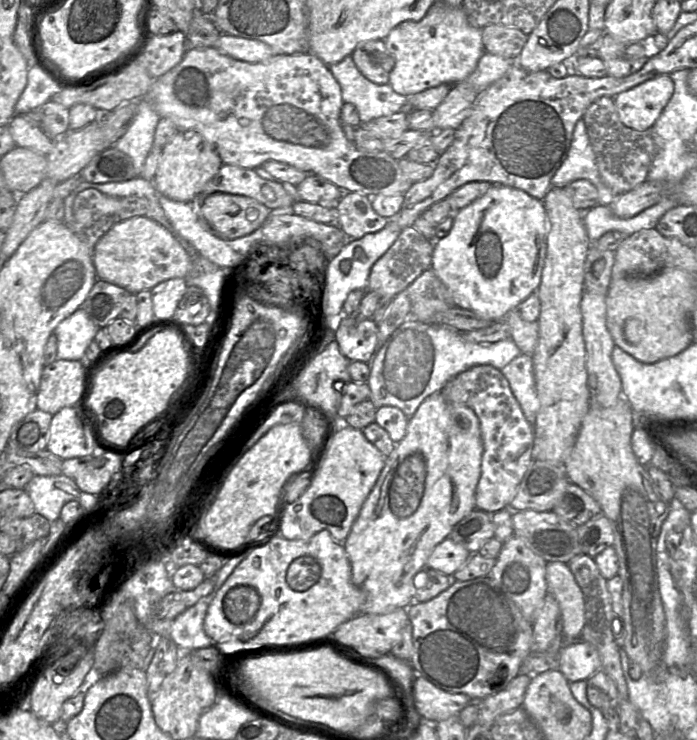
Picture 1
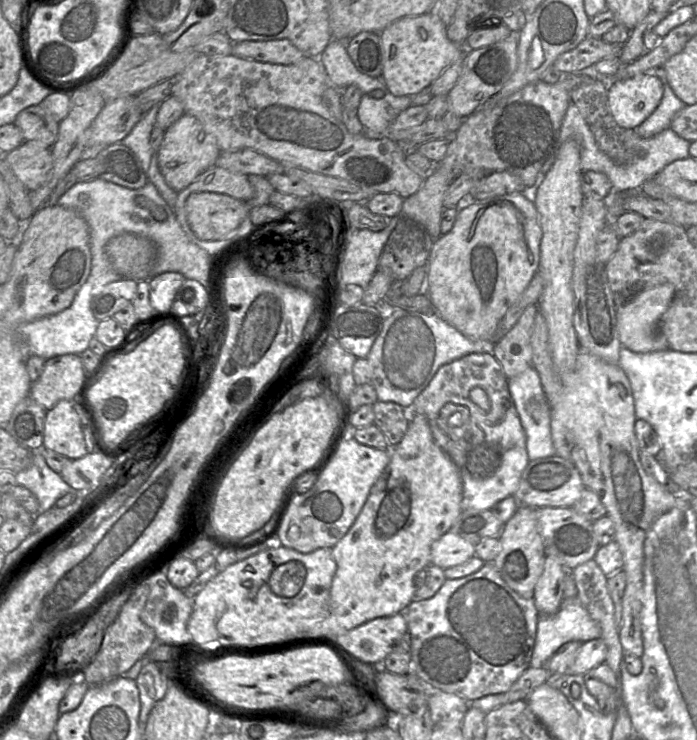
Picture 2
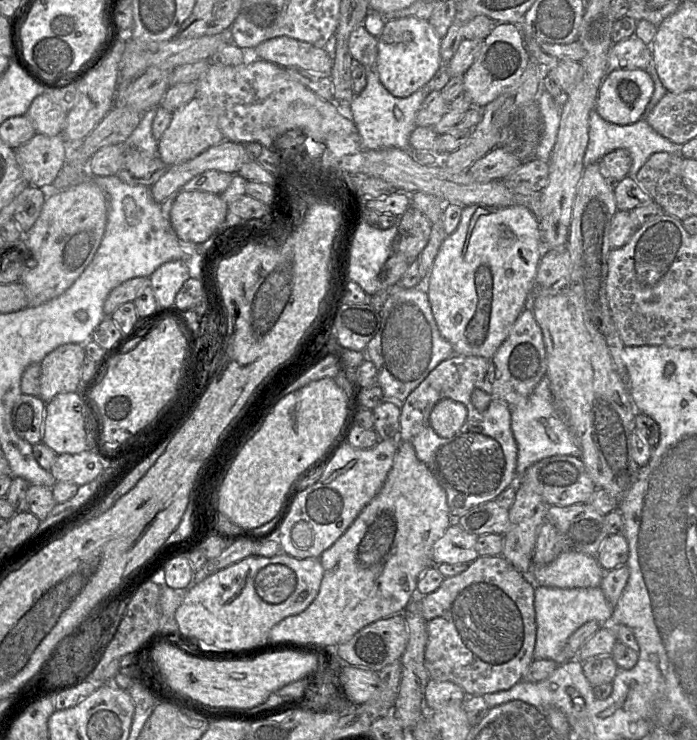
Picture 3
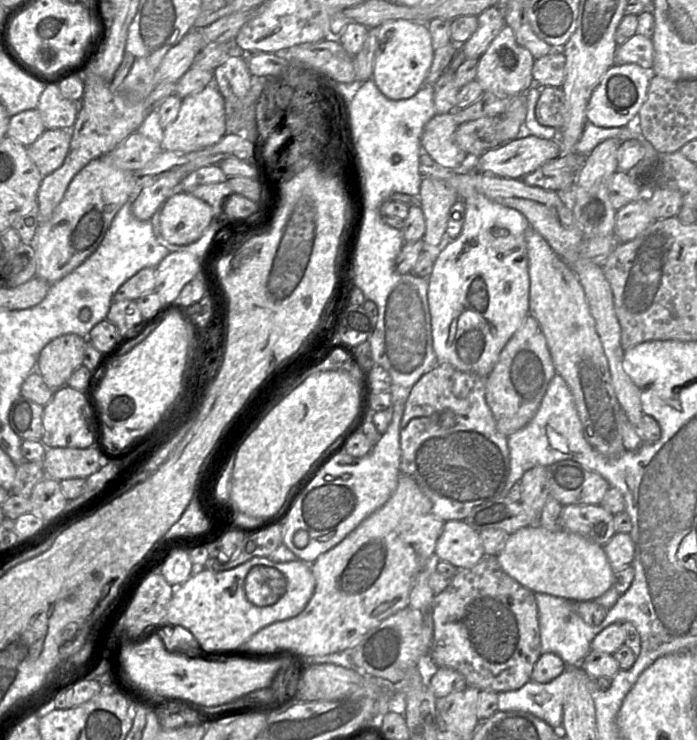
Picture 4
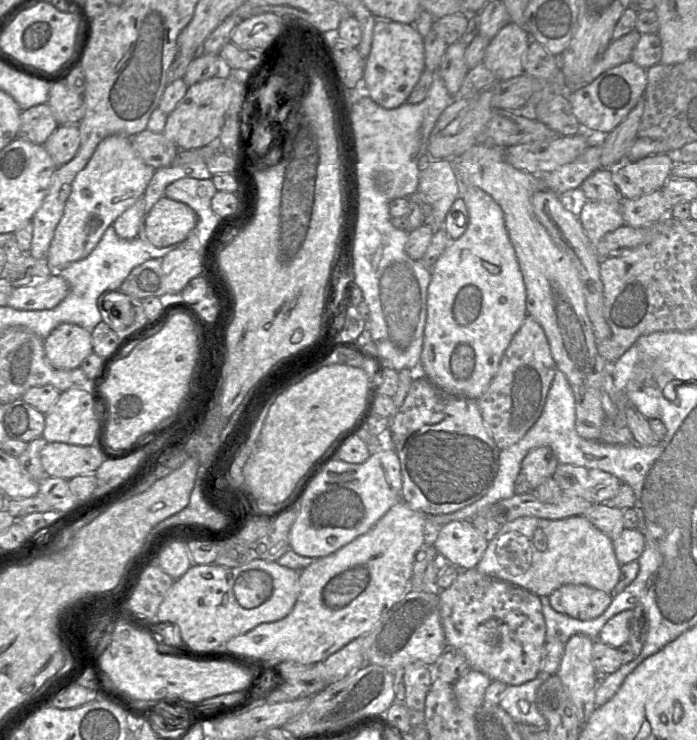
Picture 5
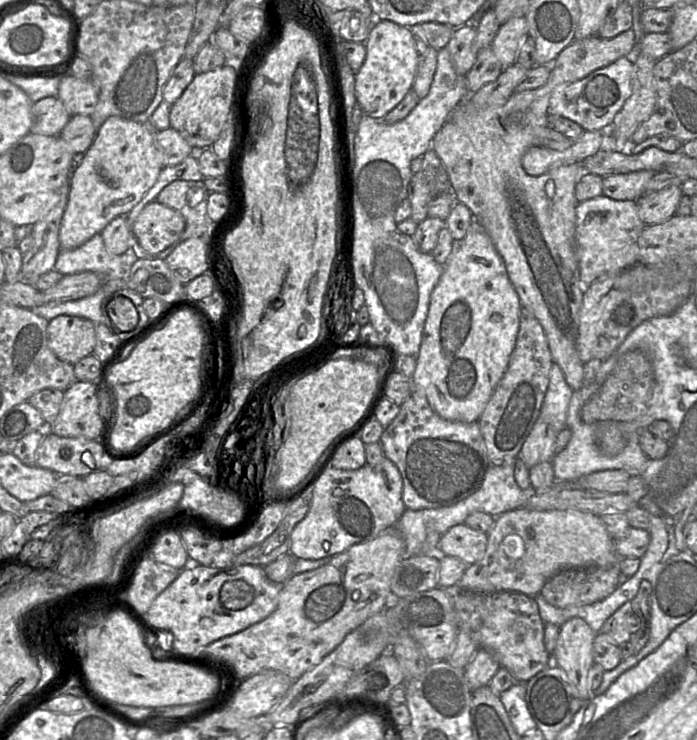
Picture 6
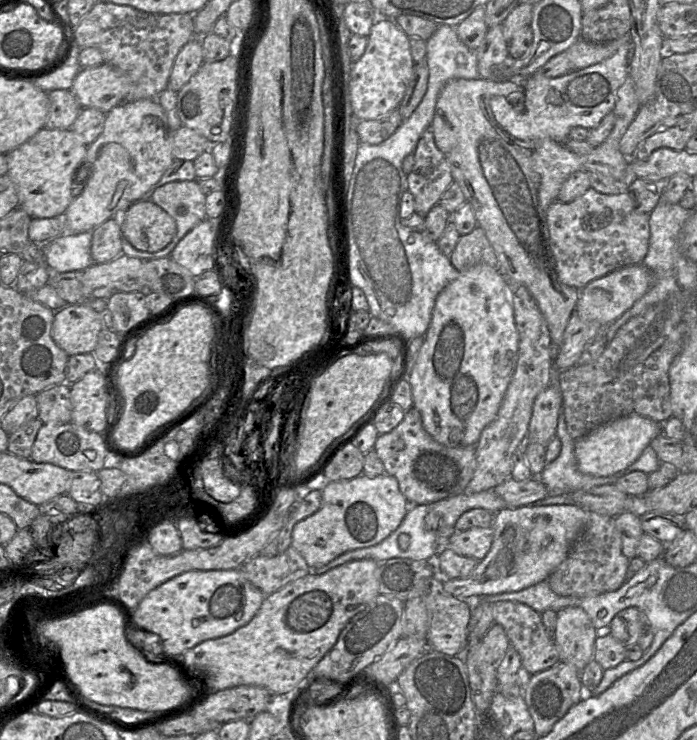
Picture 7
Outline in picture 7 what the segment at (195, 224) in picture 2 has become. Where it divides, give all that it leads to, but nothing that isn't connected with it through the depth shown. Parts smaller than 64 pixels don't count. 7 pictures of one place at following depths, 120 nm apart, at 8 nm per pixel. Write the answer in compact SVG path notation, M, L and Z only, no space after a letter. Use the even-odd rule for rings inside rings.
M151 200L137 201L126 212L121 225L121 240L126 238L134 248L157 252L166 247L176 234L176 222Z

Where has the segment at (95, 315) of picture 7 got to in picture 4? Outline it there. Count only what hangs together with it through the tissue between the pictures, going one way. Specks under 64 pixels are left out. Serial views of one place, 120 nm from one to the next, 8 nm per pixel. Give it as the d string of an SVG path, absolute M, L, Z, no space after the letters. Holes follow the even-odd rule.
M74 333L58 336L41 350L36 371L51 389L58 389L82 365L87 337Z

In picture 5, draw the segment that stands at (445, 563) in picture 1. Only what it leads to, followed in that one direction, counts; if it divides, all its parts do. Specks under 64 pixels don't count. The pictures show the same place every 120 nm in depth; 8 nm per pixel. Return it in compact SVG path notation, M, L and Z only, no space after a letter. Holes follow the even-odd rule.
M453 521L438 531L433 545L450 564L469 570L477 567L488 543L471 521Z

